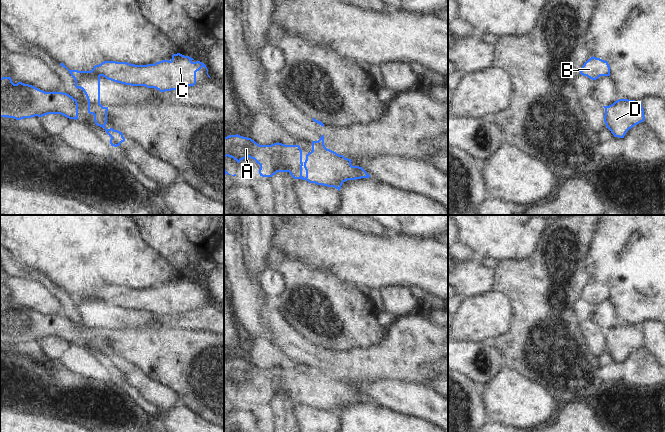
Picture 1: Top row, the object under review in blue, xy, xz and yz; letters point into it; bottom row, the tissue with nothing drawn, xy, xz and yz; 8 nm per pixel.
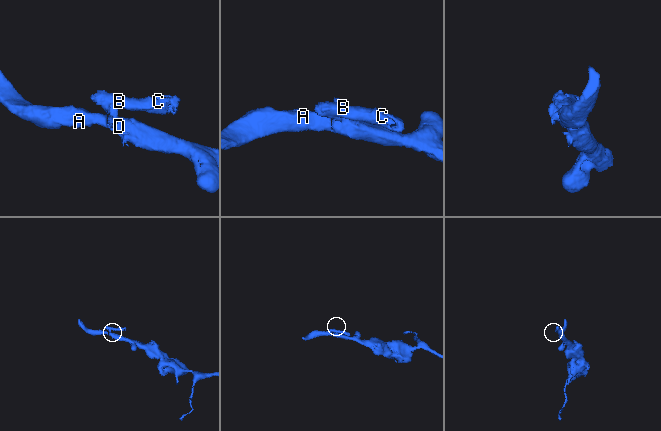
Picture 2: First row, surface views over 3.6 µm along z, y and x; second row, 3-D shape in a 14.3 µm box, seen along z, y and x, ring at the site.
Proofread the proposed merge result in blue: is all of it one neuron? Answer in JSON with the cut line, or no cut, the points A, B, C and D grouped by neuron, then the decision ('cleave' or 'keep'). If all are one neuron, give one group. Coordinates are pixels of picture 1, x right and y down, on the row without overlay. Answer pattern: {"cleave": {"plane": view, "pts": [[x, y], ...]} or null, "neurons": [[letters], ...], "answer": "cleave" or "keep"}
{"cleave": {"plane": "xz", "pts": [[326, 372], [321, 381], [311, 381]]}, "neurons": [["A", "D"], ["B", "C"]], "answer": "cleave"}

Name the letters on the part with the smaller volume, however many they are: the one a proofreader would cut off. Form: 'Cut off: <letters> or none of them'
Cut off: B, C

